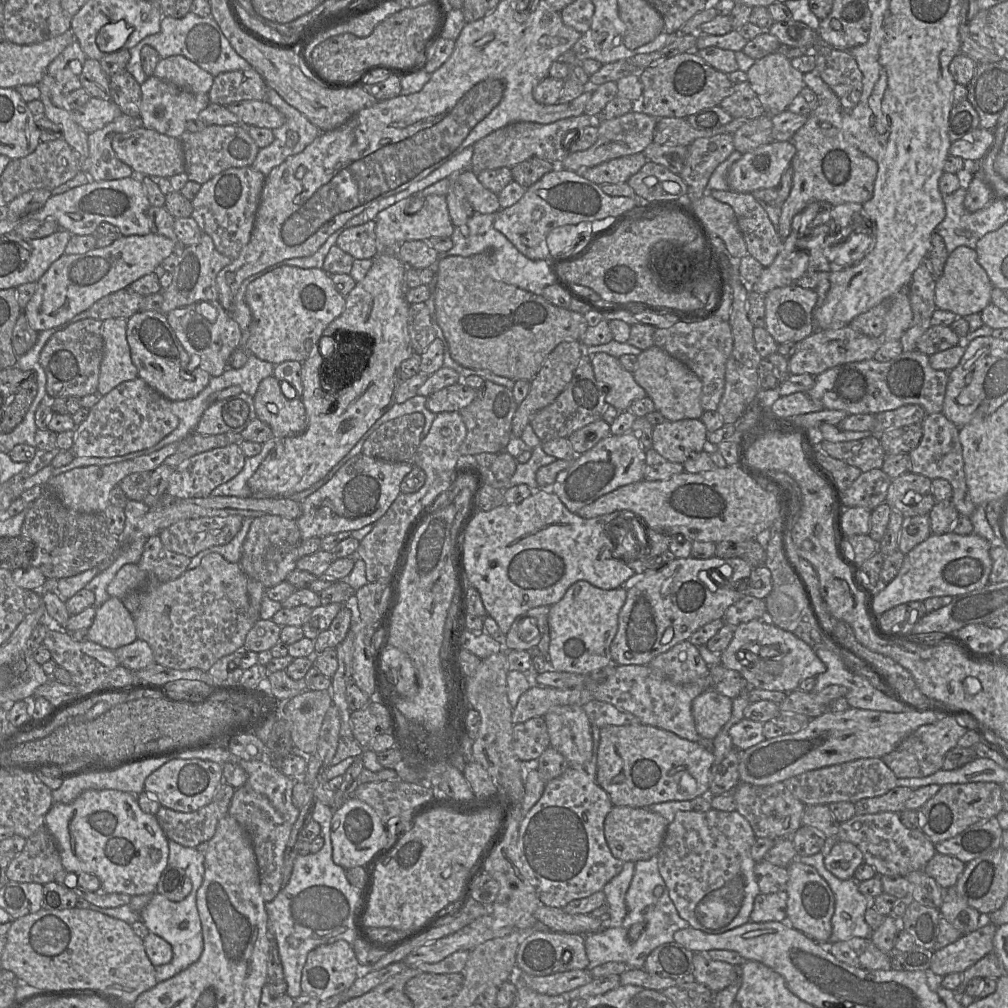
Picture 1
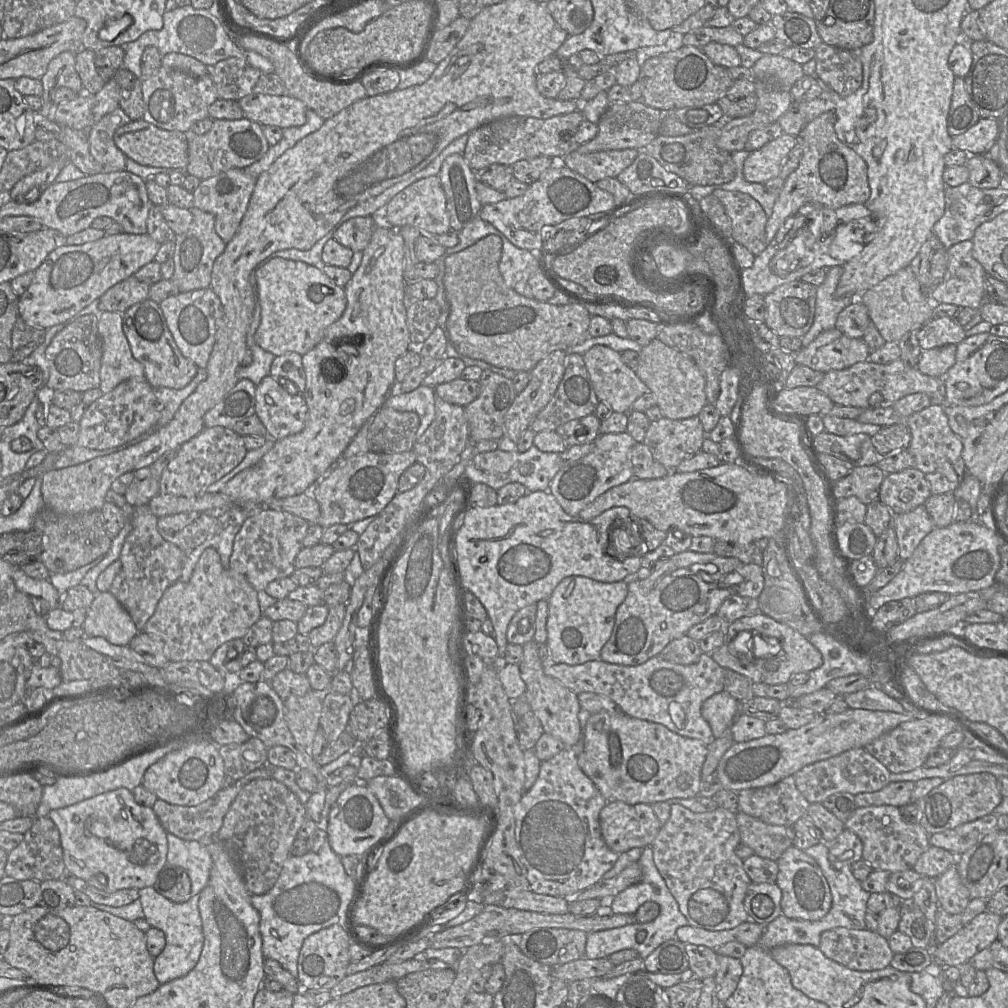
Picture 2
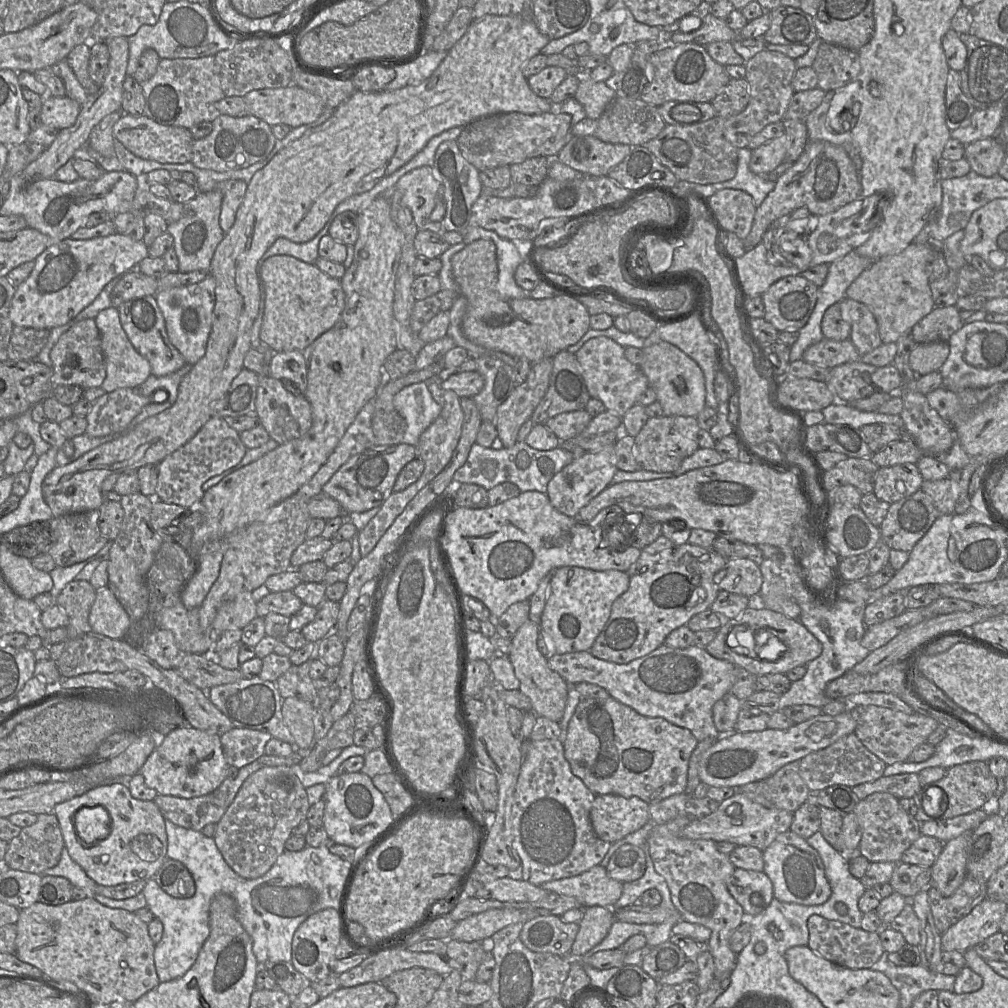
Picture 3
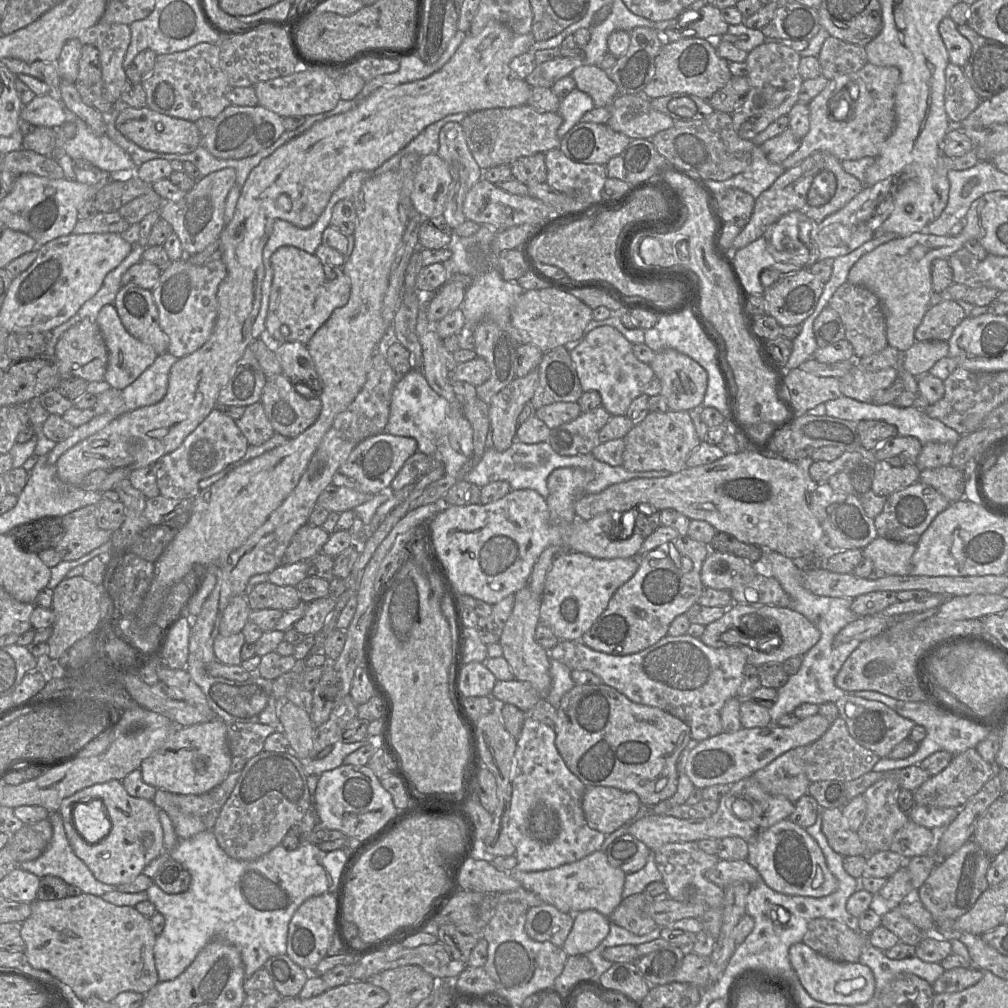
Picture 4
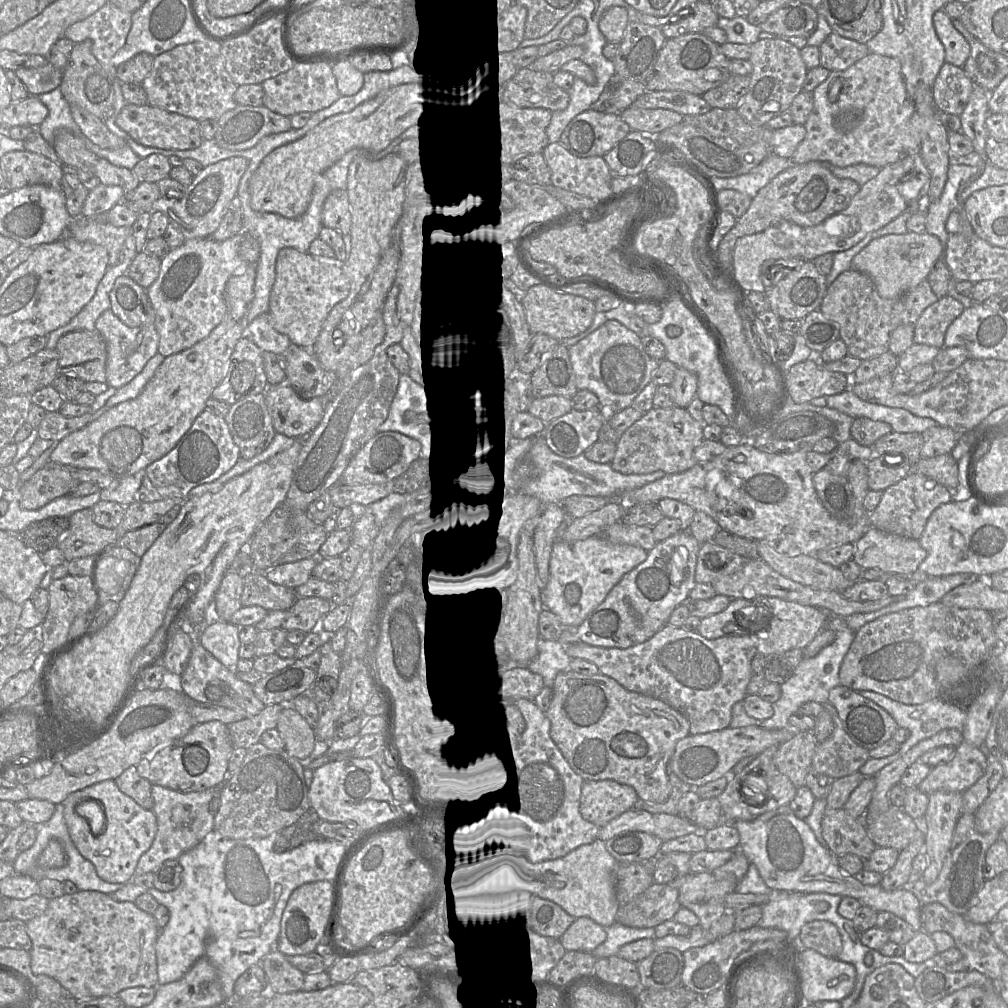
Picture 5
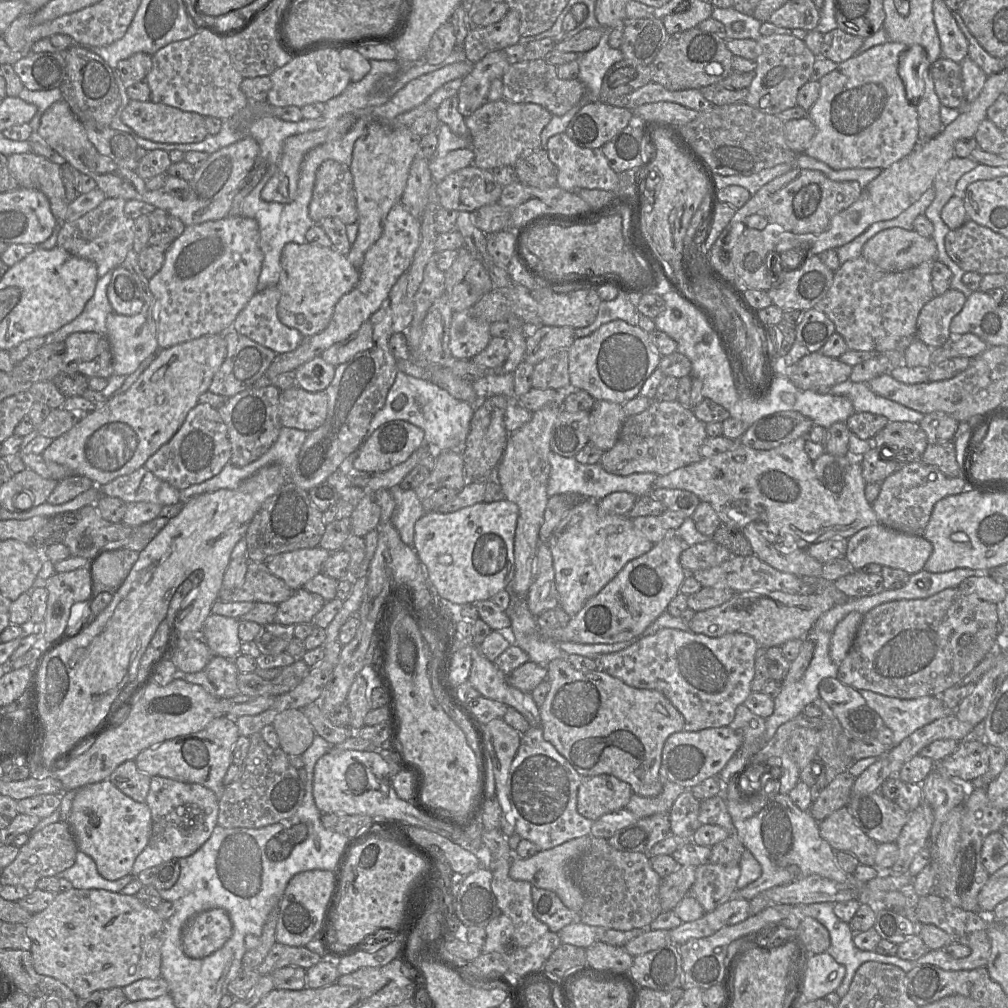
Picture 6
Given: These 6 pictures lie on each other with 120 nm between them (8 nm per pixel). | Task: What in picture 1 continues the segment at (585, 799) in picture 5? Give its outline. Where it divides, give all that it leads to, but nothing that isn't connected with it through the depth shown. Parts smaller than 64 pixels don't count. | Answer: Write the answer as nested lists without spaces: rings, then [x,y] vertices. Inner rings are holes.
[[[613,806],[604,822],[606,842],[615,858],[623,862],[648,860],[661,849],[669,822],[648,807]]]

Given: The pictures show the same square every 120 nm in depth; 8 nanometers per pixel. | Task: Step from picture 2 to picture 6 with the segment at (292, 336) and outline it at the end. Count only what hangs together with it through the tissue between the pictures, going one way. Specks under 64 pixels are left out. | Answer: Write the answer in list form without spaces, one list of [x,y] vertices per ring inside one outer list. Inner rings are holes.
[[[287,243],[282,249],[280,263],[278,318],[285,326],[298,330],[304,338],[328,327],[338,301],[359,281],[359,269],[333,247]]]

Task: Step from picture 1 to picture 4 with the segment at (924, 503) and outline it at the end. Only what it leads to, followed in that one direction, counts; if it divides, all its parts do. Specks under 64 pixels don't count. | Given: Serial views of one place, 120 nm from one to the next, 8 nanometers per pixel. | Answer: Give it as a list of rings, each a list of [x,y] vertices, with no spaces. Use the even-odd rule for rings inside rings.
[[[877,461],[873,465],[873,480],[871,490],[879,496],[888,497],[894,492],[900,491],[919,481],[920,470],[915,464],[904,463],[899,467],[892,466],[888,461]]]

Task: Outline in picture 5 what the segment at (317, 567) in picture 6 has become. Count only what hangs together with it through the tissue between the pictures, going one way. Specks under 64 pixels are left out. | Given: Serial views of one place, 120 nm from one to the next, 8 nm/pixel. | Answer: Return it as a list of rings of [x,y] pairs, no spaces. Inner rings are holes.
[[[318,556],[306,557],[270,568],[266,572],[269,581],[292,589],[306,583],[319,561]]]

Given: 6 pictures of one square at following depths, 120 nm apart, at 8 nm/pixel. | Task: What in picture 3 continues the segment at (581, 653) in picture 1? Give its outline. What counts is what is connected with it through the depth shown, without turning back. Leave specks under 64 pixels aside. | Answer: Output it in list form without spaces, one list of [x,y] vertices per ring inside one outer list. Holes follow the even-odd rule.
[[[564,566],[552,573],[540,620],[545,642],[553,643],[556,654],[589,651],[609,619],[613,602],[629,587],[630,576],[623,571],[594,571]]]

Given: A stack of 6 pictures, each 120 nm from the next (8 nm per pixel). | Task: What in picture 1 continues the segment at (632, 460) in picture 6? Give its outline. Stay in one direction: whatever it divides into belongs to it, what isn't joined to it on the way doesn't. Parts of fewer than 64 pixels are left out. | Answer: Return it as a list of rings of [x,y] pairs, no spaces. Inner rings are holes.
[[[700,419],[664,421],[653,426],[652,449],[670,462],[683,464],[708,447],[708,431]]]

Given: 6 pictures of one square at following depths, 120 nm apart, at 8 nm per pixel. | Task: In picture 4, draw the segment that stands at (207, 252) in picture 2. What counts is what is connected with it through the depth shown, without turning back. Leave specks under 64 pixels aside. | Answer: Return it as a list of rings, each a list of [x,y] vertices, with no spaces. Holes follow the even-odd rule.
[[[224,168],[197,180],[193,189],[178,202],[163,201],[159,215],[165,219],[178,235],[184,257],[203,251],[209,244],[219,239],[225,226],[225,201],[230,189],[235,185],[236,171]]]

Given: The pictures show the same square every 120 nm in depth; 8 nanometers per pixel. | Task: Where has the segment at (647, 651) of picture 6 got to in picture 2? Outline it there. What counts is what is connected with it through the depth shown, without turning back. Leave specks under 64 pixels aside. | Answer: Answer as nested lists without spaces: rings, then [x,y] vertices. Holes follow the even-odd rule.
[[[702,653],[699,660],[690,665],[676,664],[657,655],[637,666],[612,664],[599,659],[579,665],[555,663],[545,668],[544,672],[546,675],[560,681],[576,695],[583,692],[603,695],[616,703],[625,715],[662,724],[676,734],[698,739],[705,745],[708,745],[713,742],[715,737],[710,725],[701,714],[701,707],[706,699],[724,690],[725,670],[713,660],[711,654]]]

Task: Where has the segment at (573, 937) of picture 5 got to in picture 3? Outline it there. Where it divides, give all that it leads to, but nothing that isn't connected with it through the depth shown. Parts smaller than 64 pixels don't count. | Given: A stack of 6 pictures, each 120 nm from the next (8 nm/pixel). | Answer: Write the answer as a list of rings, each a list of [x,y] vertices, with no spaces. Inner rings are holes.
[[[585,907],[568,957],[579,959],[599,944],[606,937],[615,920],[614,910],[611,907]]]

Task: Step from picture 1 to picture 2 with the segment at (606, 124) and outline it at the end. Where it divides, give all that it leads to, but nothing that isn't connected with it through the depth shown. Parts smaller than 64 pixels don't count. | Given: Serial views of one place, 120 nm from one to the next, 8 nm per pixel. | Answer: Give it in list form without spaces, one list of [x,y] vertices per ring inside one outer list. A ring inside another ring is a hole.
[[[643,101],[610,103],[598,121],[598,133],[592,140],[580,145],[577,151],[591,153],[603,150],[642,149],[659,135],[662,111],[646,105]]]

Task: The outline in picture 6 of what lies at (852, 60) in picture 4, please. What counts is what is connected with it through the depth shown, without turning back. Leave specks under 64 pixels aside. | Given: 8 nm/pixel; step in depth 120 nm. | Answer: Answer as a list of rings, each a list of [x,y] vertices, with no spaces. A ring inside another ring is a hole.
[[[836,28],[824,34],[820,56],[839,64],[853,57],[863,42],[864,38]]]

